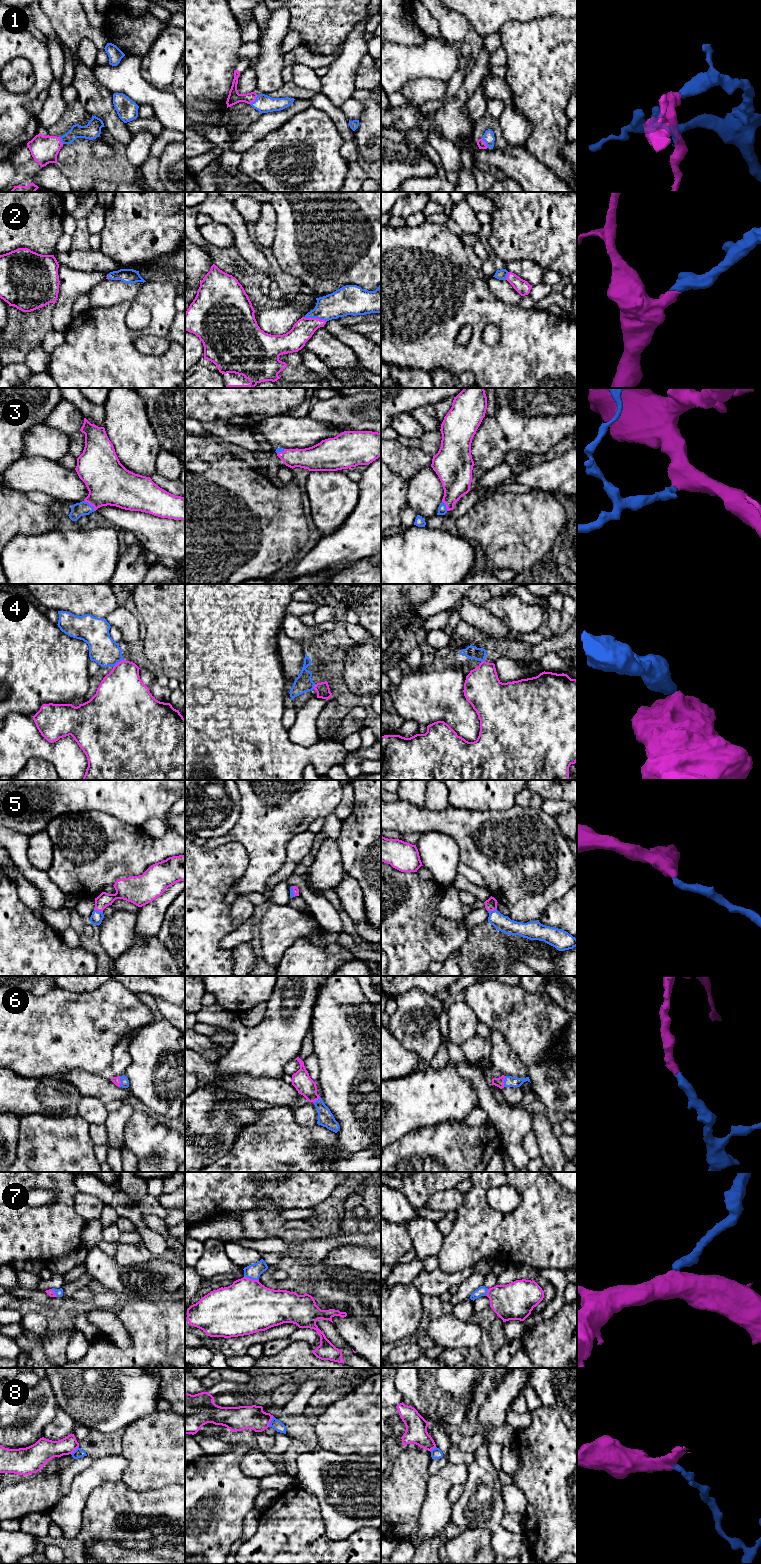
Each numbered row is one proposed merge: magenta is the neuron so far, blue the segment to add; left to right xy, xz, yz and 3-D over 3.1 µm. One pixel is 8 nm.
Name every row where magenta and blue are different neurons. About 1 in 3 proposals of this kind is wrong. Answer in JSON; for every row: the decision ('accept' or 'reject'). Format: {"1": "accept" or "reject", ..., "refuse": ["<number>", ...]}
{"1": "accept", "2": "accept", "3": "accept", "4": "reject", "5": "accept", "6": "accept", "7": "accept", "8": "reject", "refuse": ["4", "8"]}

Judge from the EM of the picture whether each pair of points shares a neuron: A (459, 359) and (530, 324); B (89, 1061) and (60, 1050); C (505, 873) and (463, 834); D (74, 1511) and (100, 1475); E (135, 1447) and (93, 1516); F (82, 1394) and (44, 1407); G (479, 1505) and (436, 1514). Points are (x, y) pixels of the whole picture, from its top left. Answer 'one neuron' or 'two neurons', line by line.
A: one neuron
B: one neuron
C: one neuron
D: one neuron
E: two neurons
F: two neurons
G: two neurons

